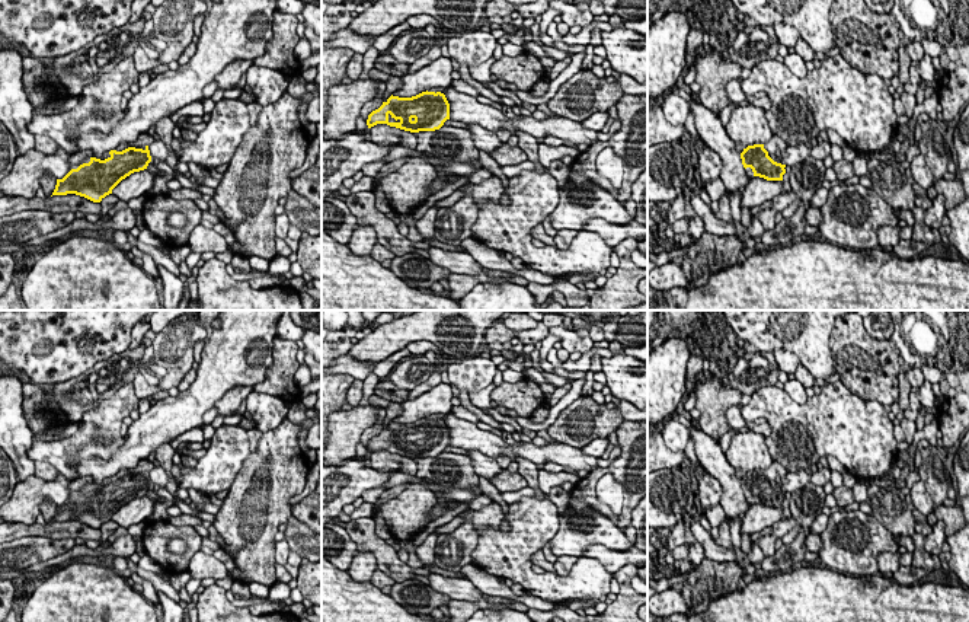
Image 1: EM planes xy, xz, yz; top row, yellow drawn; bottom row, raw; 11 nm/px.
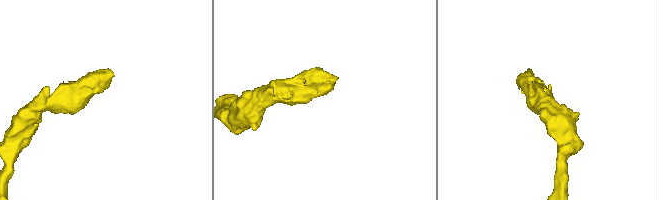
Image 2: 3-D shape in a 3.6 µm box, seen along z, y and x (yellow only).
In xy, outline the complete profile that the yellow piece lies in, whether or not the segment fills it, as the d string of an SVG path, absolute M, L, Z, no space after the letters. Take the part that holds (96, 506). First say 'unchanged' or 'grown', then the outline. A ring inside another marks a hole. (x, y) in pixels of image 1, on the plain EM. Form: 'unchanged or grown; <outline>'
grown; M141 459L135 468L121 469L111 476L105 487L92 484L89 476L73 481L70 498L57 505L52 521L76 520L100 529L122 505L147 495L151 488L148 472L153 468L153 462Z

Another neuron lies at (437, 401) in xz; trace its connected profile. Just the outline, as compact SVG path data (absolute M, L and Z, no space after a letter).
M441 382L429 392L404 401L402 414L393 422L412 424L432 414L448 414L452 408L452 396L452 386Z

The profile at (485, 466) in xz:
M467 450L467 456L473 462L474 472L479 476L487 479L489 482L492 481L493 476L503 471L496 462L496 459L489 457L477 450Z

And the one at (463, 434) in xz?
M452 412L438 414L450 430L450 446L464 450L477 450L489 457L508 456L512 462L518 457L531 460L535 465L546 465L554 462L563 468L573 471L594 471L598 469L597 457L585 454L576 446L563 443L547 443L546 446L535 446L525 441L508 441L501 436L479 428L474 422L457 418Z

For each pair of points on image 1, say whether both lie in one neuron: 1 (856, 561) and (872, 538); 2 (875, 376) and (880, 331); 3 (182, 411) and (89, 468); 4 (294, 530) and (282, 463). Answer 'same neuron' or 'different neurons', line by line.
1: same neuron
2: different neurons
3: same neuron
4: different neurons

